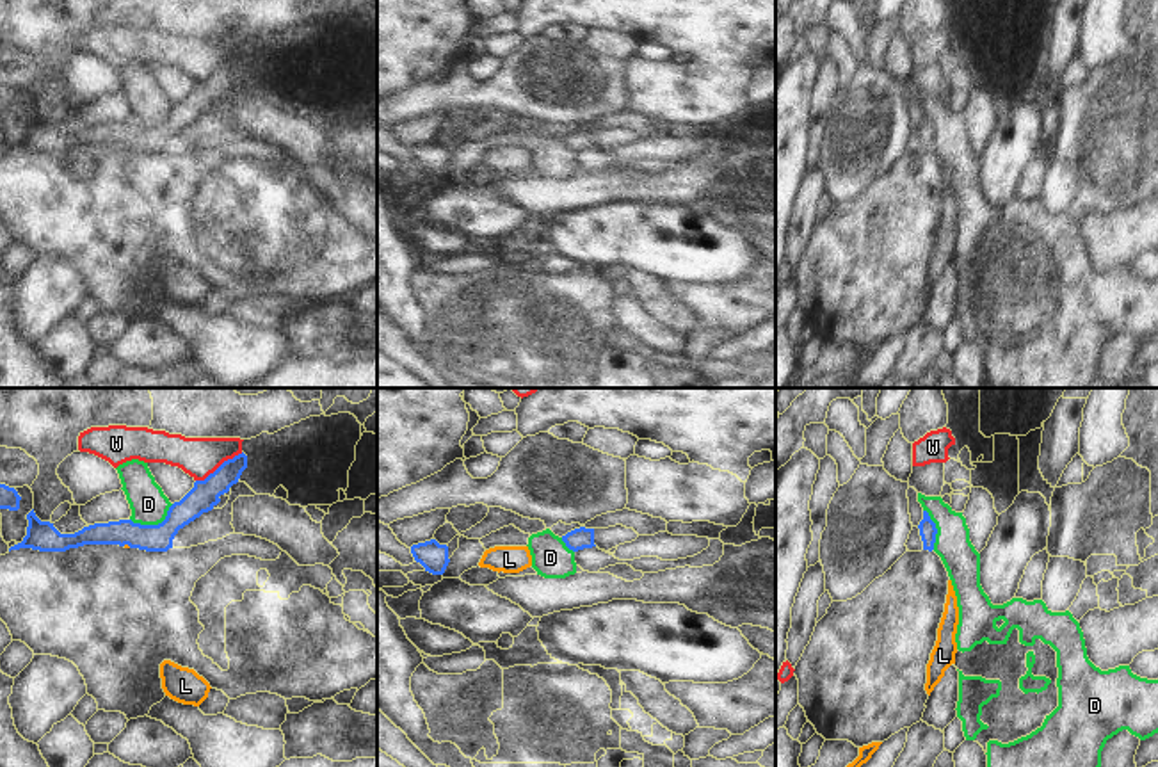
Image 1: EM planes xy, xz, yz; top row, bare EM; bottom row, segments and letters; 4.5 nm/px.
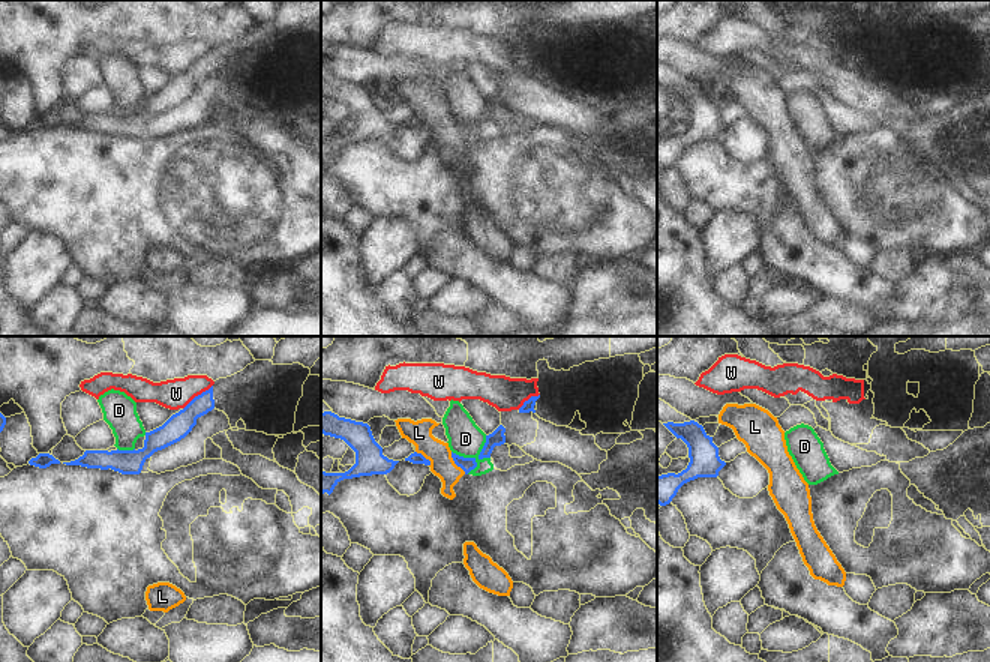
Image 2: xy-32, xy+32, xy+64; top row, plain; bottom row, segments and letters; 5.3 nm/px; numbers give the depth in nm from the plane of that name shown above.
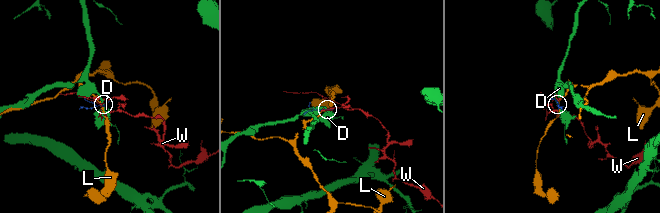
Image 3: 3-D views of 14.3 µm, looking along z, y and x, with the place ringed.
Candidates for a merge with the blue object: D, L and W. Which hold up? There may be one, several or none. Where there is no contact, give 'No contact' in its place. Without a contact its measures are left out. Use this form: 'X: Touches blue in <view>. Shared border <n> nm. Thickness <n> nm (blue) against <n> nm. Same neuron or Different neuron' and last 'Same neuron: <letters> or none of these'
D: Touches blue in xy. Shared border 220 nm. Thickness 130 nm (blue) against 170 nm. Different neuron
L: Touches blue in xy. Shared border 40 nm. Thickness 130 nm (blue) against 20 nm. Different neuron
W: Touches blue in xy. Shared border 260 nm. Thickness 130 nm (blue) against 180 nm. Different neuron
Same neuron: none of these.

